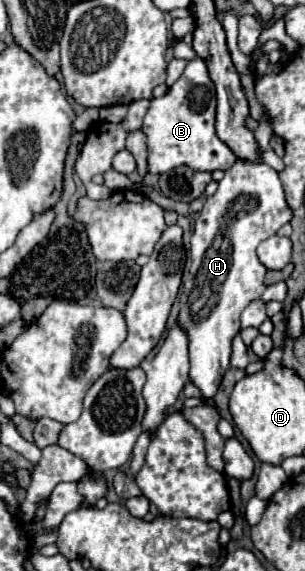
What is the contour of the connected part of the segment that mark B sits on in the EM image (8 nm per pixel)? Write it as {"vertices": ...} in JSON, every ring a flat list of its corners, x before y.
{"vertices":[[197,57,187,63,183,75,165,97,151,101,145,115,143,133,147,135,149,173,161,175,179,165,189,165,195,171,225,171,237,161,235,153,217,137,215,105,215,85,207,73,205,61]]}

